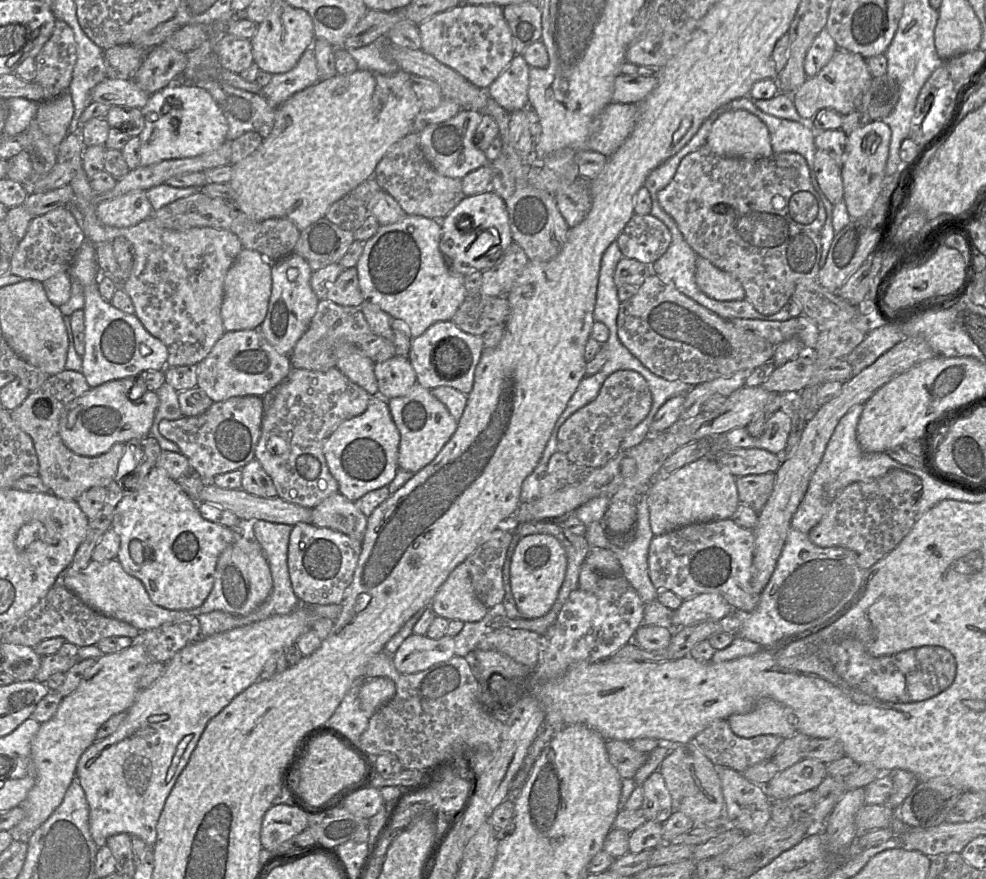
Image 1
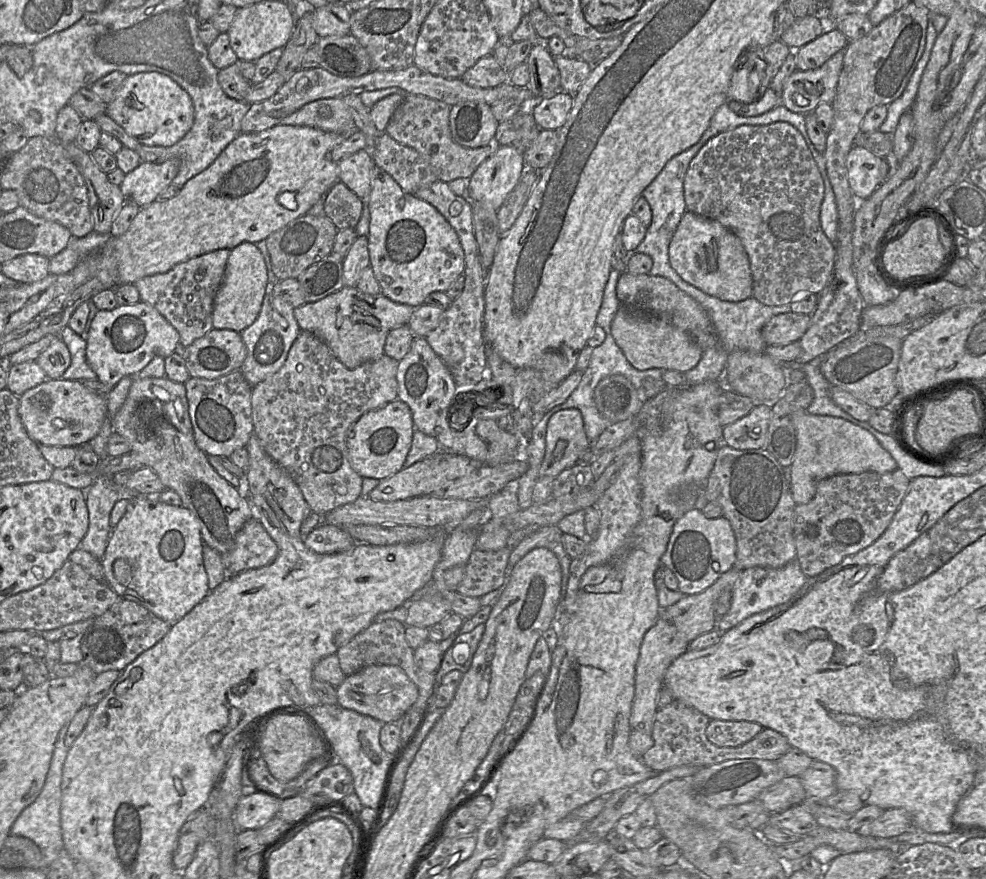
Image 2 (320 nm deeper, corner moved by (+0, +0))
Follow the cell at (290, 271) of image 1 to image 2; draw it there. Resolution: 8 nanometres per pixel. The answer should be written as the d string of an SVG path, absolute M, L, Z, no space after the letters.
M268 286L257 319L240 333L247 355L239 371L252 387L276 373L285 363L289 350L301 331L294 316L294 309L289 303L274 295L272 288Z

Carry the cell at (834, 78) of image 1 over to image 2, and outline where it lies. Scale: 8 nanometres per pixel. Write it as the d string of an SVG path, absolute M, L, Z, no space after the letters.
M837 28L824 31L808 44L792 49L796 52L797 70L807 71L819 68L836 52L844 50L848 43L848 38Z

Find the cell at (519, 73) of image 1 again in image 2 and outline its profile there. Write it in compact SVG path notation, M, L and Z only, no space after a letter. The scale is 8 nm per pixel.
M493 55L479 59L461 77L466 84L477 88L495 88L509 81L510 73Z

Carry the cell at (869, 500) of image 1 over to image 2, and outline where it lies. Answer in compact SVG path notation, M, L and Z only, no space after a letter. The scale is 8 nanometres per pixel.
M899 469L889 473L864 472L835 475L821 480L813 499L807 504L797 504L793 515L793 533L796 560L802 572L812 578L830 567L836 566L848 555L871 545L891 523L910 485L910 479Z

